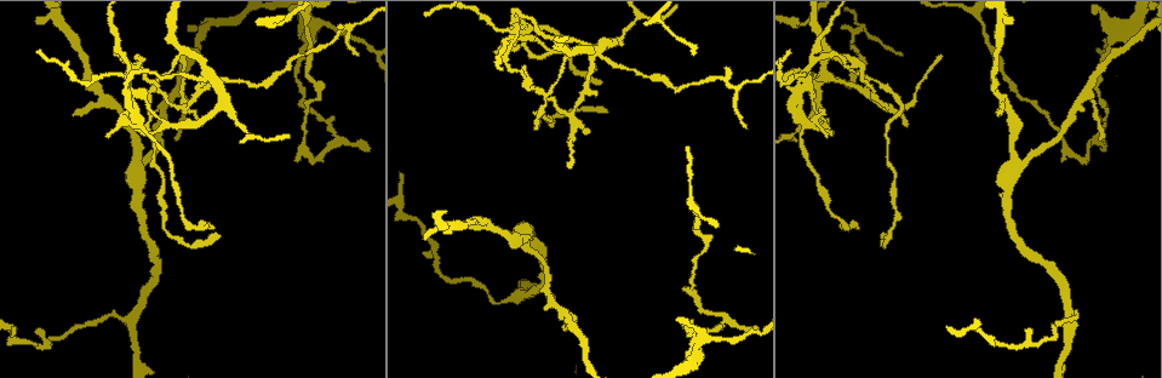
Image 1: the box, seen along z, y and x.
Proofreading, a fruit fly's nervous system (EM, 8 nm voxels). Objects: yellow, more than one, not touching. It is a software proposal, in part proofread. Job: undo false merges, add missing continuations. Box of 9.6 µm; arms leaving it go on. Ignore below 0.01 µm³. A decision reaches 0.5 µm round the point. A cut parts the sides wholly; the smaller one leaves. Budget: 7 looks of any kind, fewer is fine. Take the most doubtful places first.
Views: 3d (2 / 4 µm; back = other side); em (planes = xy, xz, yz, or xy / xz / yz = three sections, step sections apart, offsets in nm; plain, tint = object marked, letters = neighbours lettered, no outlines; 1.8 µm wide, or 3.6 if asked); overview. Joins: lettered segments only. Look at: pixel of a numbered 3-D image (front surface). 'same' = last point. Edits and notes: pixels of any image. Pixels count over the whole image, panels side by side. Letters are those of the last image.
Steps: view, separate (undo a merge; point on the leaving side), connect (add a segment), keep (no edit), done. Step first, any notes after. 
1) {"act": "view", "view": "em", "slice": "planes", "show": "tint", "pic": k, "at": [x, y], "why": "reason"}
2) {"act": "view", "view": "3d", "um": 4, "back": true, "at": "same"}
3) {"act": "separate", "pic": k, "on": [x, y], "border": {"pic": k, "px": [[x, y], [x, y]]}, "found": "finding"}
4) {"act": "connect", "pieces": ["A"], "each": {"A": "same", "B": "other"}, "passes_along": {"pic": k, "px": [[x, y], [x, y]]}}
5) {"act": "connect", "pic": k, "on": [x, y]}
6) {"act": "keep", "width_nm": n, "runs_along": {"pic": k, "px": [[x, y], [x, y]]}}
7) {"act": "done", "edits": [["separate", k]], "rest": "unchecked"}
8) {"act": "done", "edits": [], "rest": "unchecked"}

{"act": "view", "view": "3d", "um": 4, "pic": 1, "at": [598, 46], "why": "a fork"}

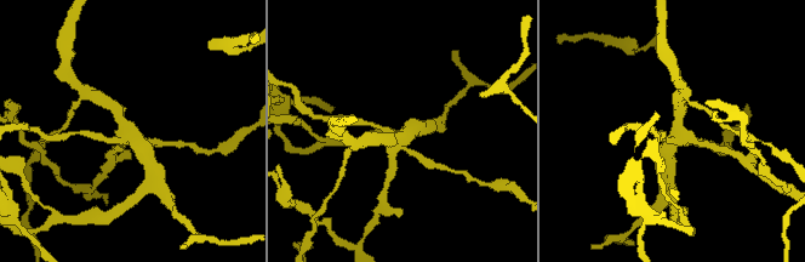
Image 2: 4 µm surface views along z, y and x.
{"act": "view", "view": "em", "slice": "planes", "show": "letters", "pic": 2, "at": [127, 138]}

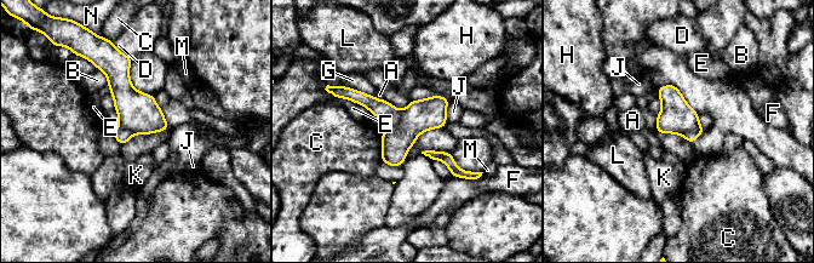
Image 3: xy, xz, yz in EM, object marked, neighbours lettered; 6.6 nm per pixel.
{"act": "keep", "longest_contact_nm": ["E", 260], "each": {"A": "other", "B": "other", "C": "other", "D": "other", "E": "other", "F": "other", "G": "other", "H": "other", "J": "other", "K": "other", "L": "other", "M": "other", "N": "other"}, "border": {"pic": 3, "px": [[379, 136], [382, 160]]}, "found": "continuous, no second cell"}

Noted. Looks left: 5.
{"act": "view", "view": "em", "slice": "planes", "show": "plain", "pic": 1, "at": [125, 76], "why": "closes a loop"}

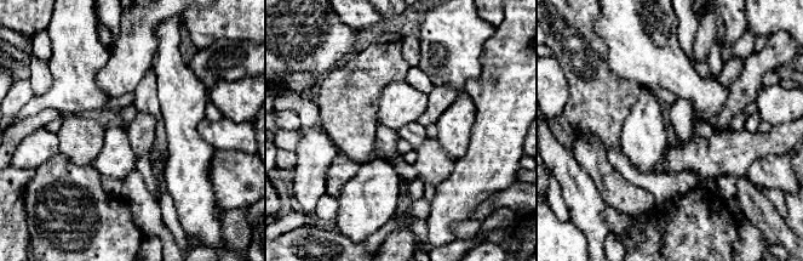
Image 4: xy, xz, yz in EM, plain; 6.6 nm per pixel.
{"act": "view", "view": "em", "slice": "planes", "show": "letters", "at": "same"}

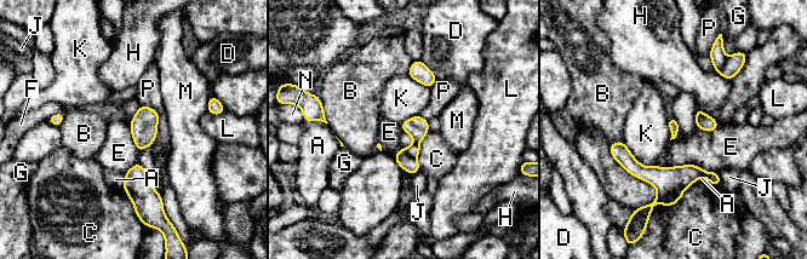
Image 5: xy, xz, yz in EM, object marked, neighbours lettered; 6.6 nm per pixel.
{"act": "keep", "each": {"A": "other", "B": "other", "C": "other", "D": "other", "E": "other", "F": "other", "G": "other", "H": "other", "J": "other", "K": "other", "L": "other", "M": "other", "N": "other", "P": "other"}, "border": {"pic": 5, "px": [[654, 165], [698, 165], [717, 173]]}, "found": "one cell here"}

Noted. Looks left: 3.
{"act": "view", "view": "em", "slice": "xy", "step": 8, "show": "letters", "pic": 1, "at": [545, 94], "why": "sharp bend"}

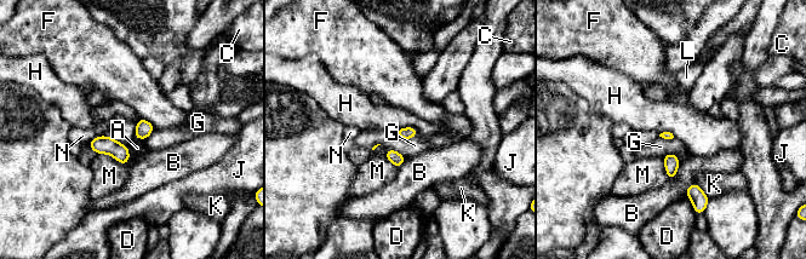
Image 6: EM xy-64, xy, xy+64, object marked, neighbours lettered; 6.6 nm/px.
{"act": "keep", "longest_contact_nm": ["M", 240], "each": {"A": "other", "B": "other", "C": "other", "D": "other", "F": "other", "G": "other", "H": "other", "J": "other", "K": "other", "L": "other", "M": "other", "N": "other"}, "border": {"pic": 6, "px": [[396, 130], [413, 127], [418, 134]]}, "found": "continuous, no second cell"}

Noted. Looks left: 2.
{"act": "done", "edits": [], "rest": "unchecked"}

